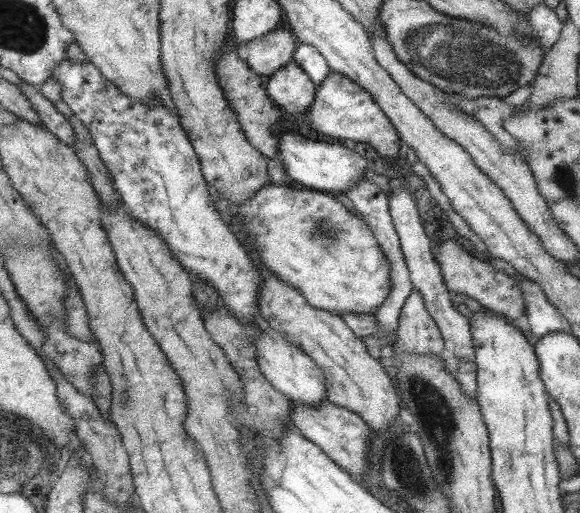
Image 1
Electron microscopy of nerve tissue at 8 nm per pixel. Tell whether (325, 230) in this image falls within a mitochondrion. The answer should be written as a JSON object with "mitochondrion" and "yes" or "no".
{"mitochondrion":"yes"}

